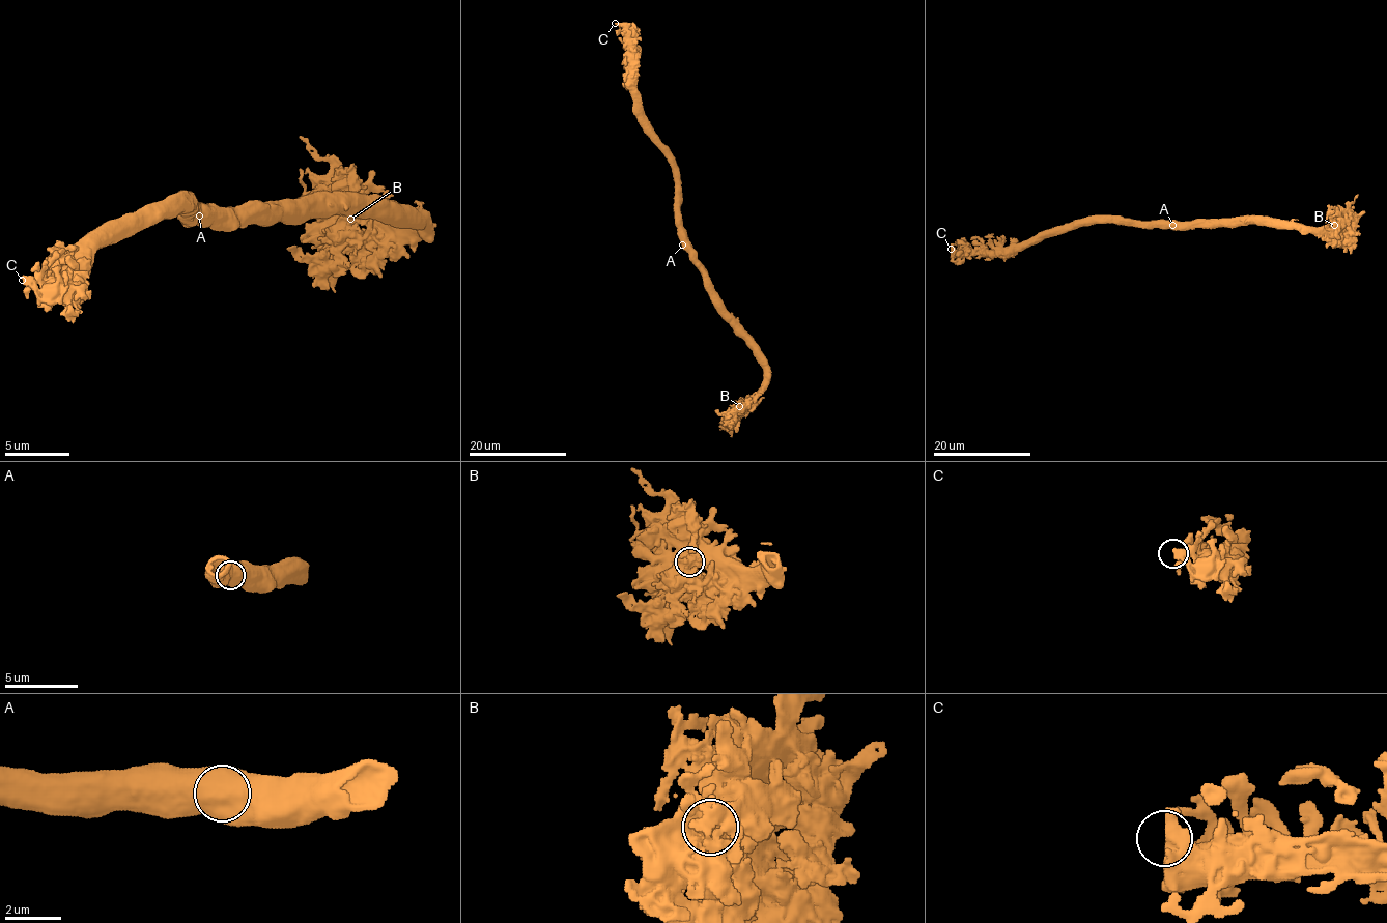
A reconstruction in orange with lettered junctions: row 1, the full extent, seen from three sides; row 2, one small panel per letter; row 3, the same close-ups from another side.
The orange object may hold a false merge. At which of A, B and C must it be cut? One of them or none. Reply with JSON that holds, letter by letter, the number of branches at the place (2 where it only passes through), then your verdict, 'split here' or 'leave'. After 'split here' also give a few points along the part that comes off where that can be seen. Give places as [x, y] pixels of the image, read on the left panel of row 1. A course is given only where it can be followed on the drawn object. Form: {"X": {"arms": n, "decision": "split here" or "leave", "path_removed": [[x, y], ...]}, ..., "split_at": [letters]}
{"A": {"arms": 1, "decision": "leave"}, "B": {"arms": 1, "decision": "leave"}, "C": {"arms": 1, "decision": "leave"}, "split_at": []}

